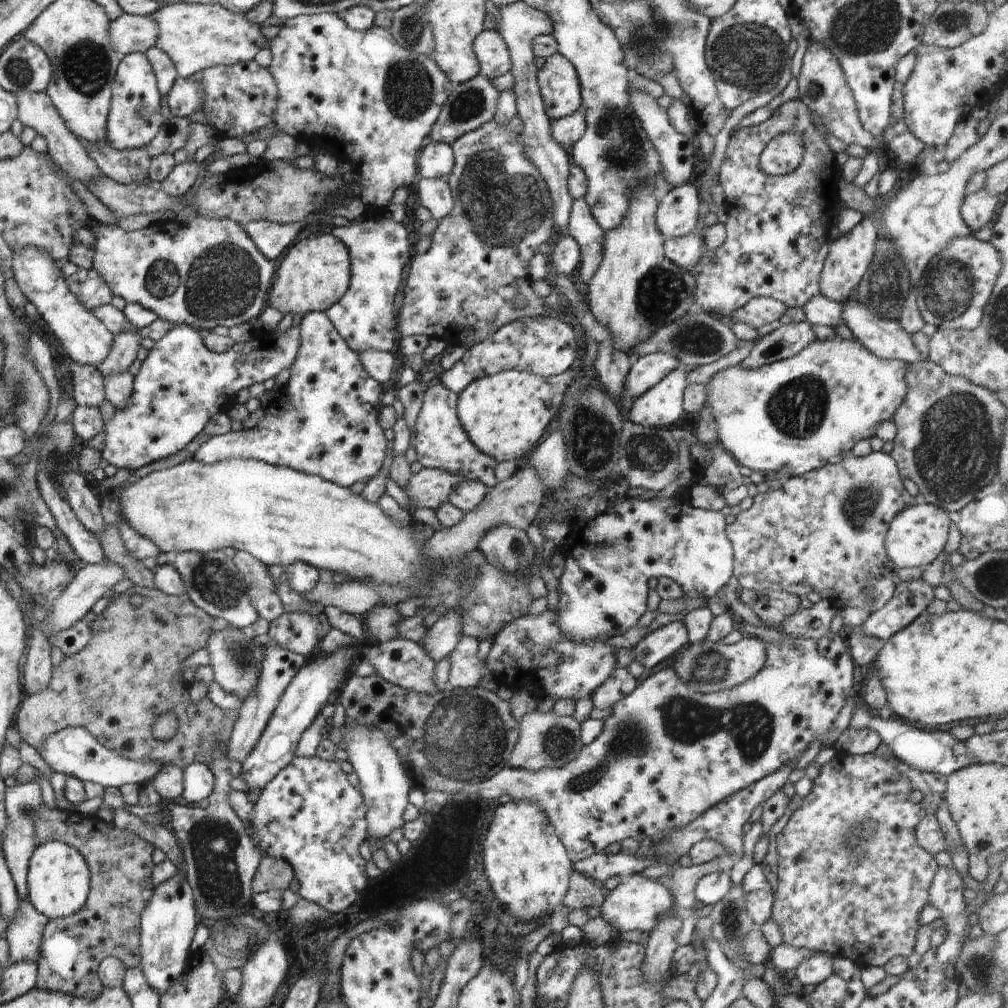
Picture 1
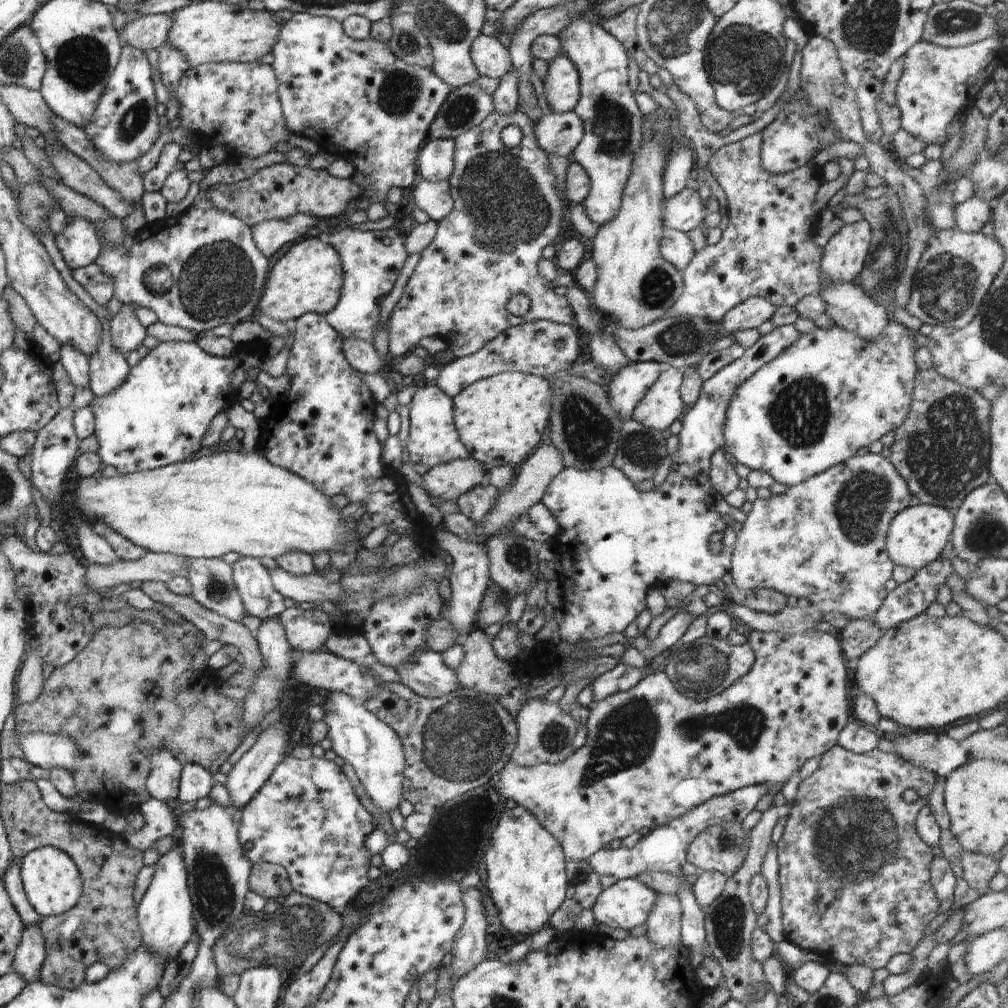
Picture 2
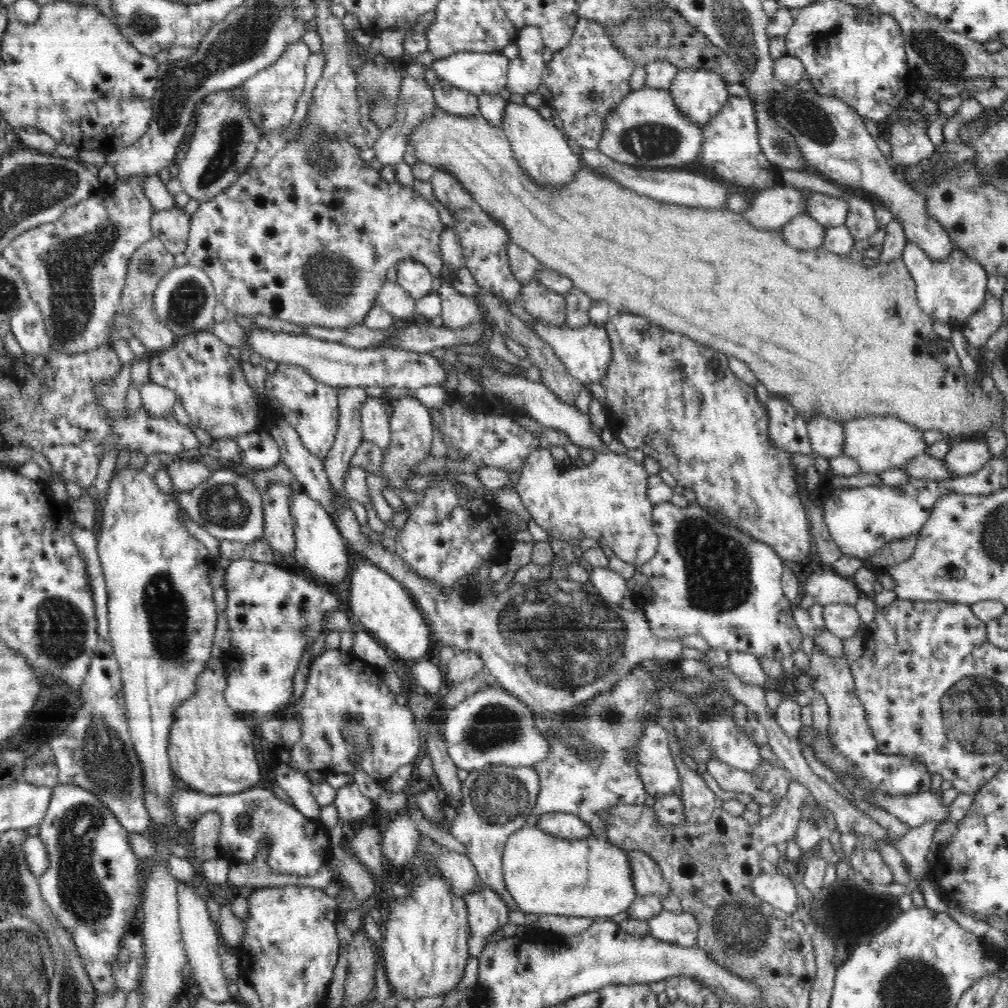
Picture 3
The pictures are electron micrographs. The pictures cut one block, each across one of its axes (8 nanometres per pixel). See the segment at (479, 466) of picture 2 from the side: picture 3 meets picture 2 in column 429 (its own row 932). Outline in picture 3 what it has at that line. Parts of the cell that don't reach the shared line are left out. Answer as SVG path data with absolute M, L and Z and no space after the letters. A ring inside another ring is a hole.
M482 884L471 893L462 894L469 918L468 950L478 958L486 948L488 937L509 922L510 909L506 901L488 885Z

